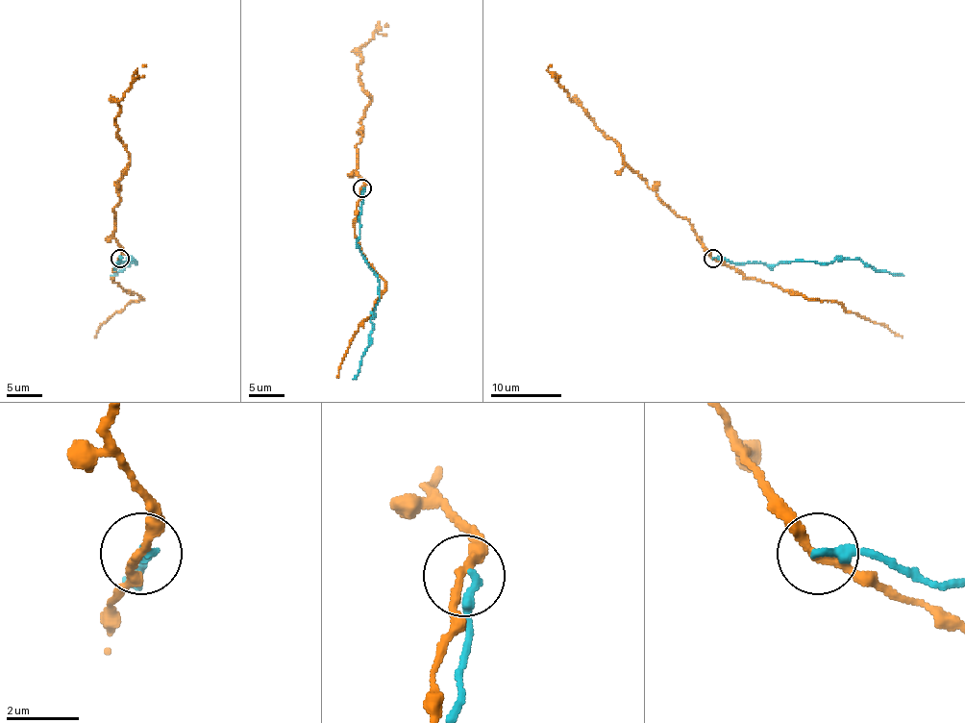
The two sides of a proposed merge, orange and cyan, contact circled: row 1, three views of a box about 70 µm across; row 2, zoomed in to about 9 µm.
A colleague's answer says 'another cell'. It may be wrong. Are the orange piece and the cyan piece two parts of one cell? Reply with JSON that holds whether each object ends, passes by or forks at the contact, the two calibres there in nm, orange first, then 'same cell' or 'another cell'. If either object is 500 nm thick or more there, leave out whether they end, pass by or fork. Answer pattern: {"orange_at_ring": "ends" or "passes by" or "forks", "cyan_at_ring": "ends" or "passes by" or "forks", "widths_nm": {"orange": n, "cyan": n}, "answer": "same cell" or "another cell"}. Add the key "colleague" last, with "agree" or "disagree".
{"orange_at_ring": "passes by", "cyan_at_ring": "ends", "widths_nm": {"orange": 240, "cyan": 240}, "answer": "another cell", "colleague": "agree"}

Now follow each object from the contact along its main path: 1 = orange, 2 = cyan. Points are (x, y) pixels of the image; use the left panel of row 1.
1: (119, 258), (114, 208), (130, 155), (117, 134), (117, 102), (146, 64)
2: (121, 258), (119, 262), (114, 264), (136, 262), (128, 260), (117, 273), (111, 275)

